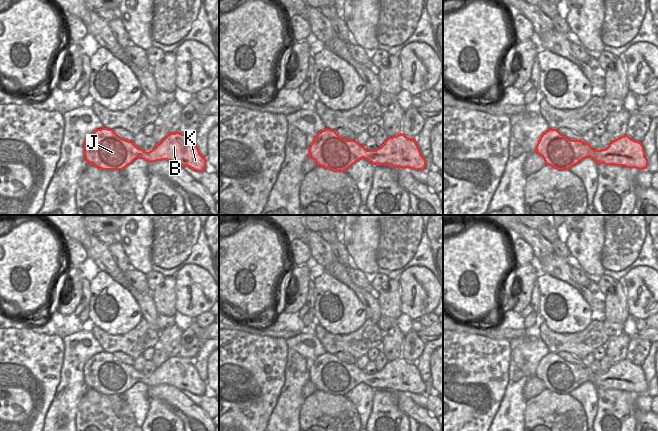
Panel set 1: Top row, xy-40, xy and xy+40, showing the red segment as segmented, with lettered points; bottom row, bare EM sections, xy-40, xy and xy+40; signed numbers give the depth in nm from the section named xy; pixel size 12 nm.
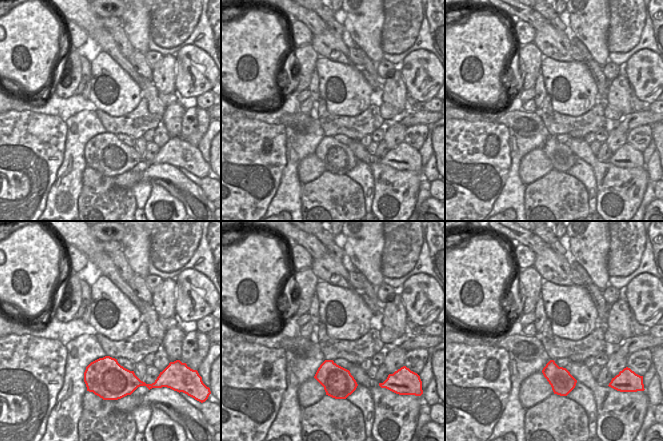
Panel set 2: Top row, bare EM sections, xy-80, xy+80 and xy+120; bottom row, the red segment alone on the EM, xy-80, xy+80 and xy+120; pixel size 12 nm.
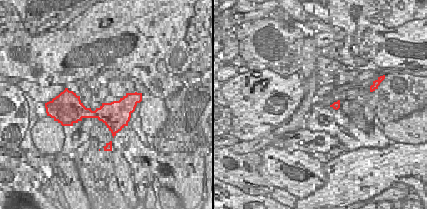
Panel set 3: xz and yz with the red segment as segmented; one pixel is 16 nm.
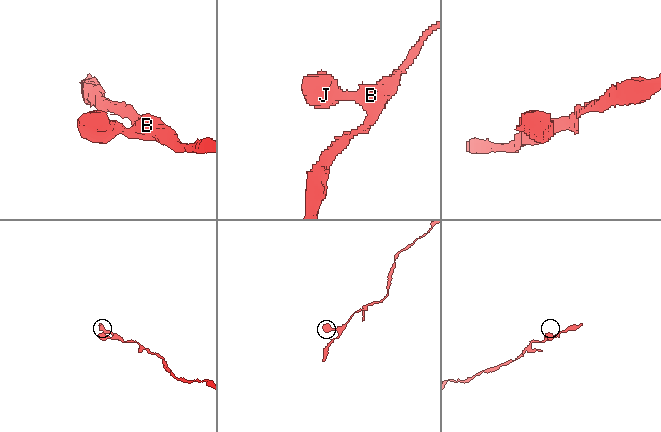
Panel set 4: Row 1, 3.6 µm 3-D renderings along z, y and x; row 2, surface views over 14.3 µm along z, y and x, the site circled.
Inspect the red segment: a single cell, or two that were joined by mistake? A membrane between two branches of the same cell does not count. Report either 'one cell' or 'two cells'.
one cell

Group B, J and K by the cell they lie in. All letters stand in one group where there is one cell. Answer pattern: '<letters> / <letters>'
B J K

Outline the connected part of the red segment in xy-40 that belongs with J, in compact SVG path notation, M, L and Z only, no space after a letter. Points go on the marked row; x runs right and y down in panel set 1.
M104 127L95 130L85 139L84 156L87 164L101 170L123 170L135 159L141 158L149 163L167 160L203 172L207 162L192 135L179 131L169 133L155 148L146 152L133 141L118 136L113 129Z

